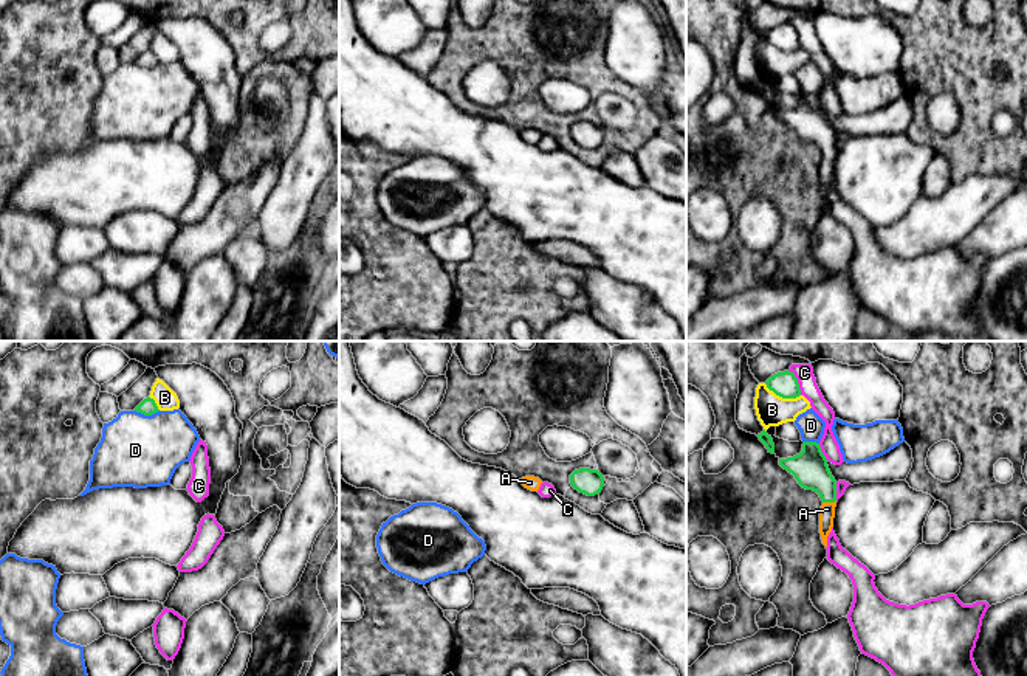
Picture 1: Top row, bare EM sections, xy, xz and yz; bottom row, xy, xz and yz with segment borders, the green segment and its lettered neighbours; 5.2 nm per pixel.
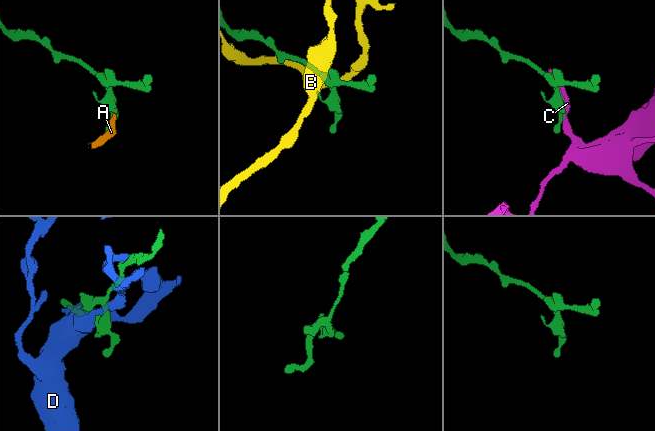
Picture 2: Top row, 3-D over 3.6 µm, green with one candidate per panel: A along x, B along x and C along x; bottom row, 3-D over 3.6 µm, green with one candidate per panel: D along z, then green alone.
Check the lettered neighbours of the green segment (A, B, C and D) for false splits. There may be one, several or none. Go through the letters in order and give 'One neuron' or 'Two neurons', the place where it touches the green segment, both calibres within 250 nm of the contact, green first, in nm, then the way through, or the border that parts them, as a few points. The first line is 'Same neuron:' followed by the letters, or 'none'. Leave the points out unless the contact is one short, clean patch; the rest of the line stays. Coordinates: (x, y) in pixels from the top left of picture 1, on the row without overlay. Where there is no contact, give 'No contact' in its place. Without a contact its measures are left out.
Same neuron: A
A: One neuron. Touches green at yz (829, 154). Thickness 180 nm (green) against 80 nm. Path across: yz (809, 120), (824, 137), (829, 154), (827, 162)
B: Two neurons. Touches green at yz (783, 50). Thickness 130 nm (green) against 160 nm
C: Two neurons. Touches green at yz (796, 34). Thickness 130 nm (green) against 100 nm
D: Two neurons. Touches green at xy (147, 67). Thickness 90 nm (green) against 380 nm

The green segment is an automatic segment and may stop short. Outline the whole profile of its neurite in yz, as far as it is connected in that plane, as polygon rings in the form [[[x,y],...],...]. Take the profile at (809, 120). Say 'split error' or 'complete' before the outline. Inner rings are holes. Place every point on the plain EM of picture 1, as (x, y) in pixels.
split error | [[[804,95],[799,107],[779,112],[779,118],[792,126],[802,141],[813,143],[819,147],[823,153],[819,164],[819,186],[826,200],[827,189],[833,180],[836,160],[836,133],[832,129],[827,115],[829,113],[816,95]]]

